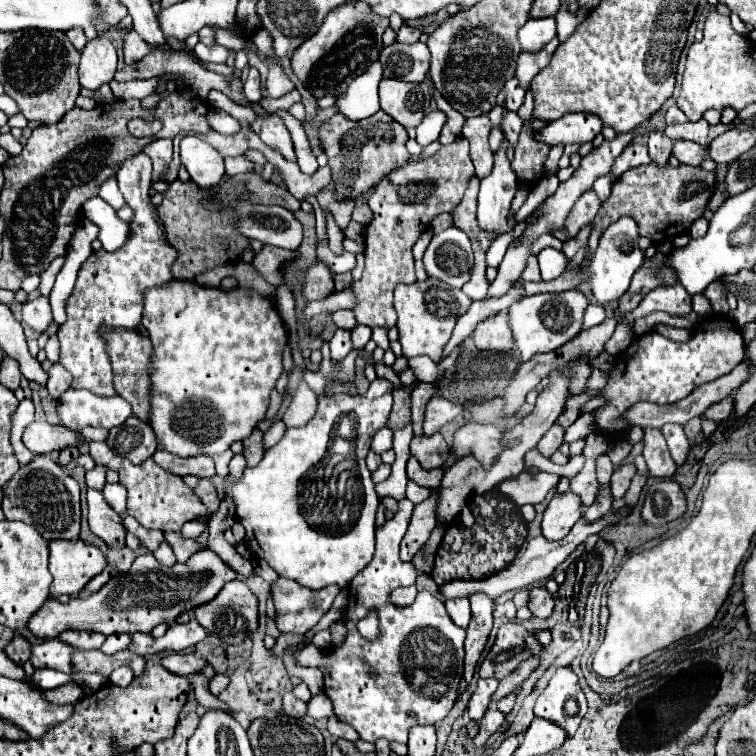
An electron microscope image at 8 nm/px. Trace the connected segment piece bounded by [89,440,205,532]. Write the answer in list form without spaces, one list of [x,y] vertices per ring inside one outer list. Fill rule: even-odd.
[[[95,440],[89,442],[89,452],[93,454],[93,460],[97,464],[103,464],[103,466],[119,472],[119,476],[121,476],[119,482],[129,492],[127,494],[127,514],[131,514],[145,528],[155,528],[155,530],[163,530],[163,532],[167,532],[167,530],[179,532],[187,520],[193,520],[193,516],[199,516],[201,512],[205,512],[205,506],[201,504],[201,500],[197,500],[197,496],[193,496],[191,488],[187,488],[183,484],[181,476],[163,470],[161,466],[155,464],[153,458],[135,466],[131,460],[125,460],[125,458],[119,460],[119,456],[115,456],[105,442],[95,442]]]

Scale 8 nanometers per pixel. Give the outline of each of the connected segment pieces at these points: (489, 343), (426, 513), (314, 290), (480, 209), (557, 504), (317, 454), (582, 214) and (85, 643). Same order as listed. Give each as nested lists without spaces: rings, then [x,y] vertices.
[[[507,310],[479,322],[473,332],[473,342],[481,352],[511,352],[513,336],[507,324]]]
[[[431,490],[431,496],[415,506],[411,524],[401,542],[401,560],[409,562],[429,540],[429,534],[437,524],[437,500],[437,490]]]
[[[313,260],[305,268],[305,284],[303,284],[303,298],[305,300],[323,300],[333,292],[333,278],[323,262]]]
[[[503,138],[499,150],[495,152],[495,164],[489,176],[481,180],[479,202],[477,202],[477,220],[483,228],[497,228],[499,232],[507,230],[507,212],[517,190],[517,176],[507,160],[507,138]]]
[[[571,490],[561,494],[555,492],[543,514],[543,536],[549,540],[561,540],[577,520],[581,520],[581,498]]]
[[[377,378],[371,382],[369,390],[365,396],[351,396],[351,394],[333,394],[333,396],[321,396],[319,398],[319,408],[317,408],[317,414],[305,424],[305,426],[299,426],[299,428],[287,428],[283,438],[265,452],[263,460],[253,466],[253,468],[245,468],[241,478],[233,482],[231,474],[225,476],[225,496],[233,500],[235,508],[237,508],[237,520],[243,524],[243,528],[247,530],[247,538],[245,542],[251,546],[253,554],[261,560],[265,560],[279,576],[283,578],[289,578],[289,580],[295,580],[299,582],[301,586],[305,588],[311,588],[311,590],[319,590],[319,588],[325,588],[329,584],[337,584],[341,588],[345,588],[353,576],[365,568],[365,564],[369,564],[369,560],[373,558],[373,548],[375,548],[375,514],[377,514],[377,508],[379,508],[379,496],[375,494],[375,484],[371,482],[371,472],[367,470],[365,466],[365,456],[369,452],[369,444],[371,444],[371,436],[383,428],[387,424],[387,418],[389,418],[389,412],[391,412],[391,404],[393,404],[393,384],[385,378]]]
[[[593,190],[583,192],[583,194],[581,194],[581,198],[575,202],[573,210],[569,212],[567,220],[565,220],[563,230],[567,232],[567,238],[573,238],[573,236],[579,232],[579,228],[581,228],[581,226],[589,224],[589,222],[595,218],[595,214],[597,214],[599,206],[601,206],[601,202],[599,202],[599,198],[595,196],[595,192],[593,192]]]
[[[63,632],[59,638],[81,650],[95,650],[105,642],[105,636],[99,632]]]

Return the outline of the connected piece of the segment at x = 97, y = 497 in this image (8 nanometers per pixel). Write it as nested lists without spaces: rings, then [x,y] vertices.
[[[87,488],[89,502],[89,528],[95,536],[99,536],[109,548],[125,546],[125,532],[121,526],[119,514],[107,504],[103,494],[95,488]]]

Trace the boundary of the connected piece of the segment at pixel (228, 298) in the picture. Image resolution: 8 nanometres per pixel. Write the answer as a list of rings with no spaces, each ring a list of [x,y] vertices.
[[[173,280],[161,288],[151,288],[149,292],[145,292],[143,304],[145,304],[143,326],[147,328],[149,338],[153,342],[153,376],[151,376],[151,380],[153,380],[153,420],[149,424],[155,430],[157,442],[165,450],[169,450],[177,456],[199,456],[199,454],[213,456],[213,454],[225,452],[231,442],[243,440],[245,436],[249,436],[249,432],[257,426],[257,422],[265,418],[267,406],[269,406],[269,392],[275,388],[275,380],[283,372],[281,354],[283,354],[283,346],[287,340],[287,332],[285,332],[285,326],[277,314],[275,304],[269,300],[263,300],[253,290],[235,288],[235,290],[223,292],[221,288],[203,288],[195,282],[181,282],[181,280]]]

